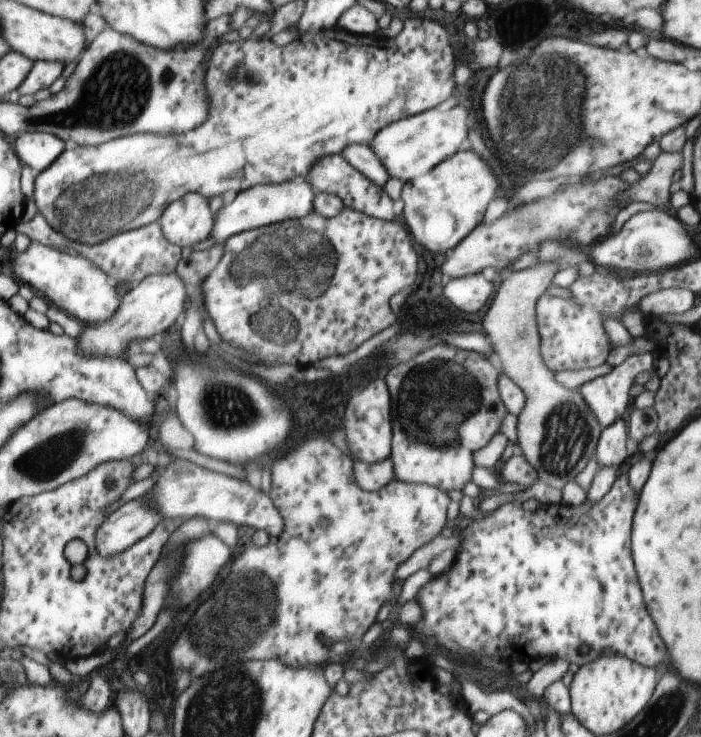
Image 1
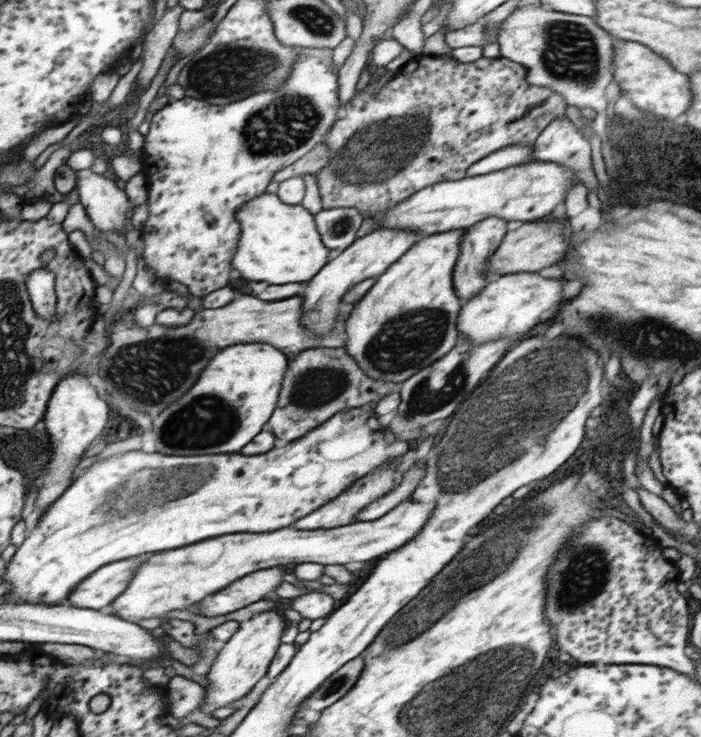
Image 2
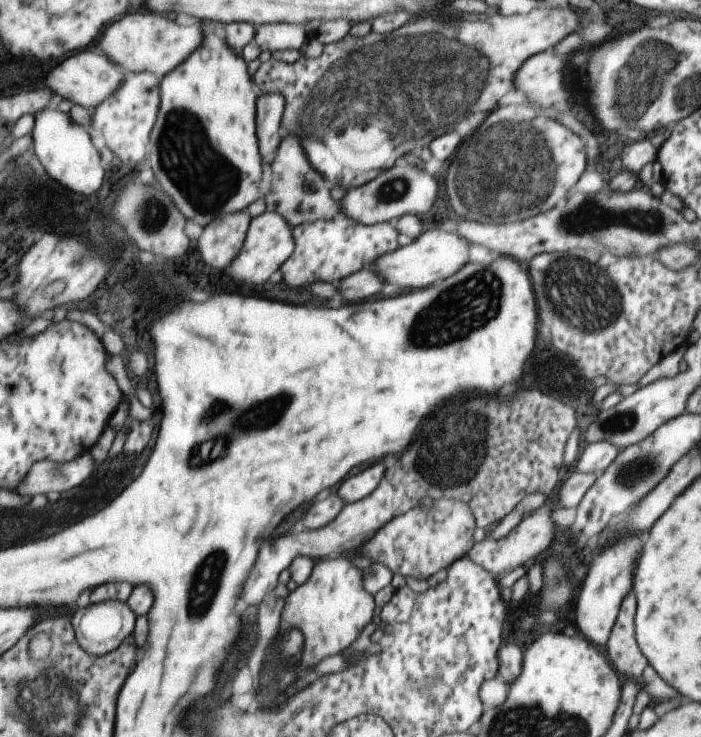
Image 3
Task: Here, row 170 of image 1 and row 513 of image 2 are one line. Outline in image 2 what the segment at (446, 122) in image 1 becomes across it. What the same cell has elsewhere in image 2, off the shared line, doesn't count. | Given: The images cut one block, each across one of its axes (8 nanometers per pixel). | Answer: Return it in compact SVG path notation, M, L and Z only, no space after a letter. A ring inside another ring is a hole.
M405 500L386 512L381 518L354 523L333 529L297 530L285 527L264 533L233 533L213 537L178 549L153 553L130 582L129 588L108 610L110 614L134 623L143 618L164 616L171 610L187 609L205 597L231 585L257 570L289 563L344 565L351 562L365 563L371 558L403 546L411 540L429 518L433 505L420 500Z

